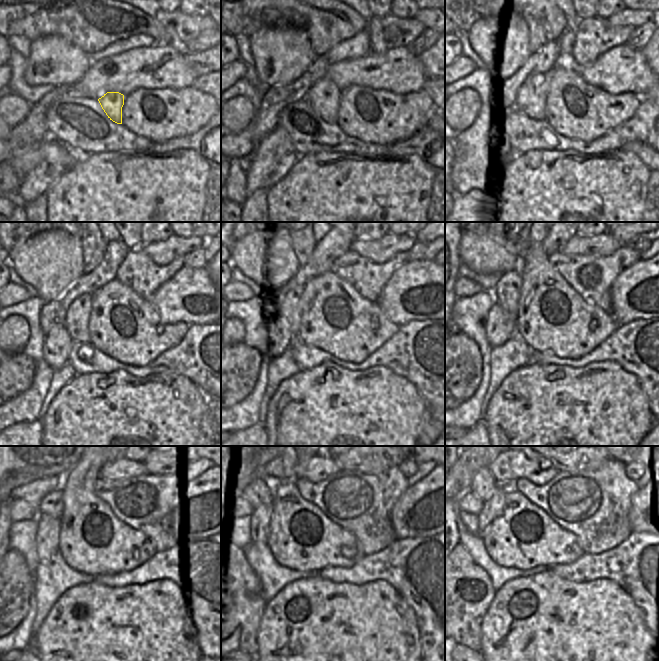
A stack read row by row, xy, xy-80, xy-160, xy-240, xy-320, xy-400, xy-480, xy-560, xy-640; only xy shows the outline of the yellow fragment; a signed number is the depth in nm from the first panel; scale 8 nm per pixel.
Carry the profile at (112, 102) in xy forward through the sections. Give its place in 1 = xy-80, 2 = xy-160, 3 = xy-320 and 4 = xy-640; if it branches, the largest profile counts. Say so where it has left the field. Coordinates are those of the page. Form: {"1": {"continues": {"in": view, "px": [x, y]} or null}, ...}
{"1": {"continues": {"in": "xy-80", "px": [324, 97]}}, "2": {"continues": {"in": "xy-160", "px": [532, 100]}}, "3": {"continues": {"in": "xy-320", "px": [290, 307]}}, "4": {"continues": {"in": "xy-640", "px": [482, 484]}}}

